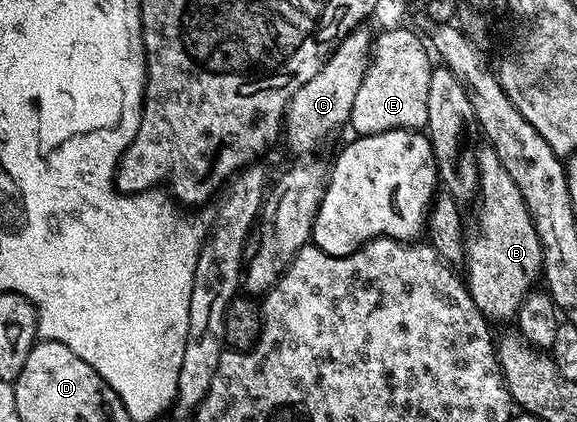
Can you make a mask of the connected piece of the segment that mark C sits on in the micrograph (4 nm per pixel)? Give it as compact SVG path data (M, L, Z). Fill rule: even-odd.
M365 28L352 30L335 48L335 52L303 84L289 97L289 107L283 115L283 142L297 153L297 156L309 156L312 150L317 150L329 138L332 130L337 130L348 123L351 108L355 104L355 92L359 92L359 84L363 84L363 76L369 67L371 51L375 38L368 34Z

